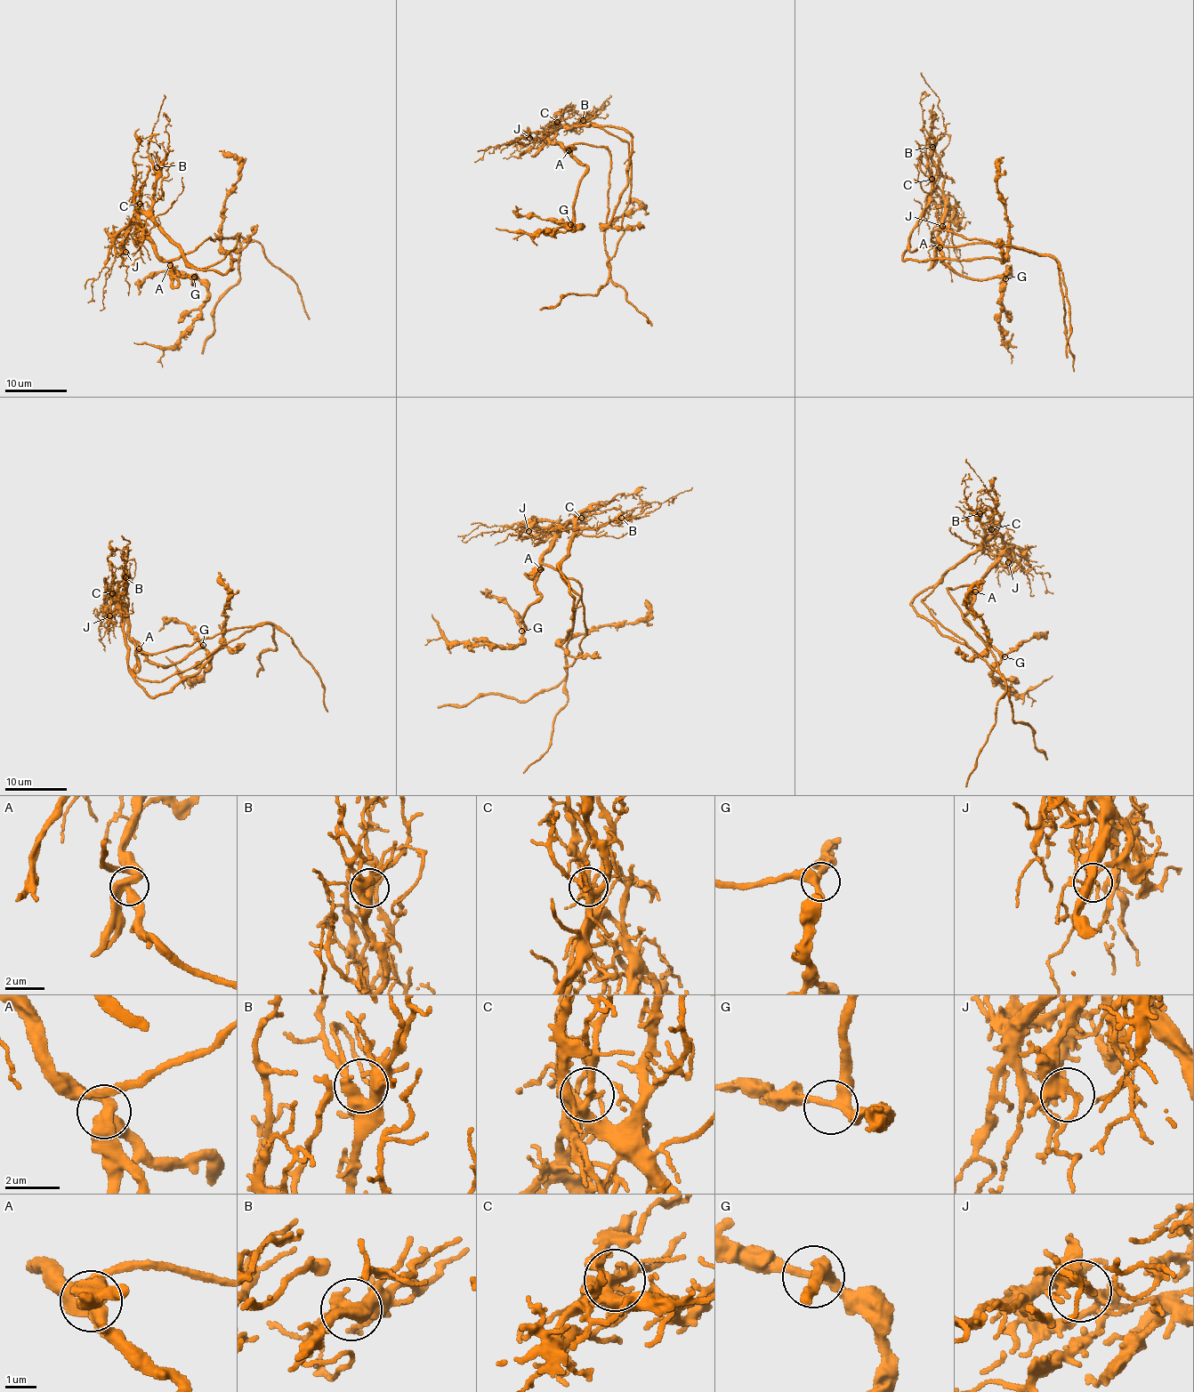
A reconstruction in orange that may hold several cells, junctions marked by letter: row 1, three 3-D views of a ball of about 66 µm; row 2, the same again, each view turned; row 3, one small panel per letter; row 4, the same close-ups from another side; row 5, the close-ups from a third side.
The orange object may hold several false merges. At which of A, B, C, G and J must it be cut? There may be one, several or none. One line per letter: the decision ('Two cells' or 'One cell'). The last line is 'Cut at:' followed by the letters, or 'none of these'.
A: One cell
B: One cell
C: Two cells
G: One cell
J: One cell
Cut at: C

